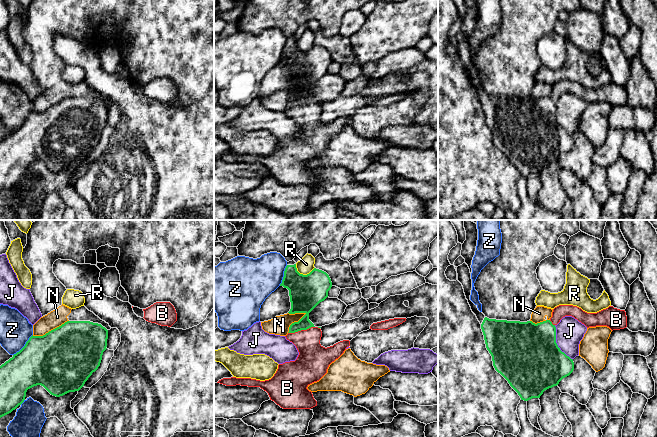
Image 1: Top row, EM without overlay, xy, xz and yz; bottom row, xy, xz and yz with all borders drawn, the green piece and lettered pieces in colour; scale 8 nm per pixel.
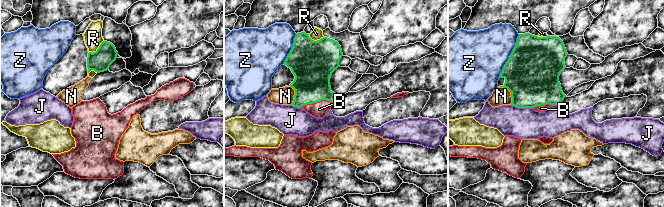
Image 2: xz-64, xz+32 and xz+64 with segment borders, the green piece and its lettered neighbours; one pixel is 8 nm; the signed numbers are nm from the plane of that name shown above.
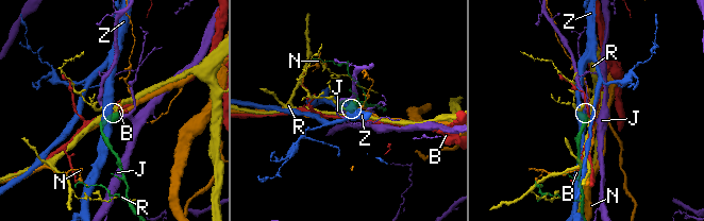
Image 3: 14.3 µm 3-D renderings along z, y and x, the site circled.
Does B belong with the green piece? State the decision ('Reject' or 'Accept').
Accept

